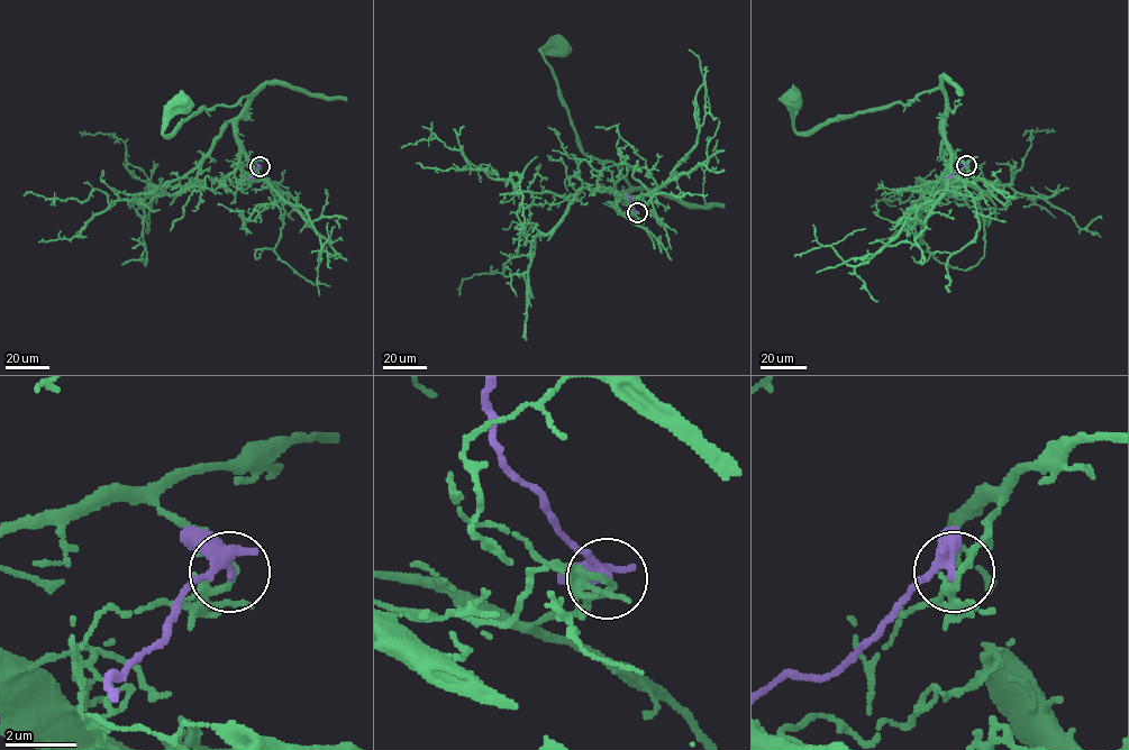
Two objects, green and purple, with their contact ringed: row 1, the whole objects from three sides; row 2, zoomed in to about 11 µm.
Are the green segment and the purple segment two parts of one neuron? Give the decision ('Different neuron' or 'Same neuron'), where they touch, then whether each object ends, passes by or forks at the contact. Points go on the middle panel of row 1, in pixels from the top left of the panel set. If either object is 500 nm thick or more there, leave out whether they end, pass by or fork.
Different neuron. Place: (637, 212). At the ring green forks. At the ring purple passes by

